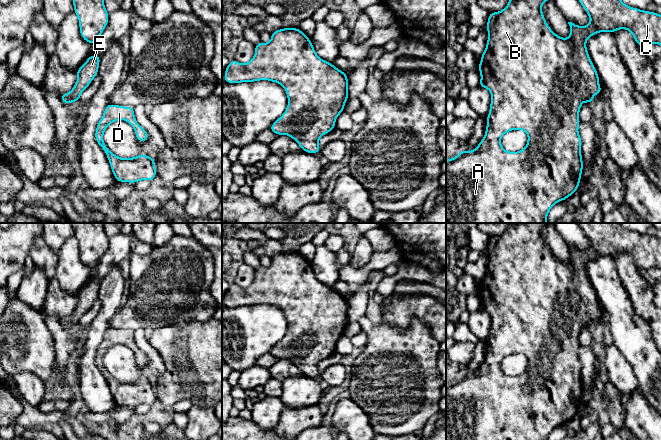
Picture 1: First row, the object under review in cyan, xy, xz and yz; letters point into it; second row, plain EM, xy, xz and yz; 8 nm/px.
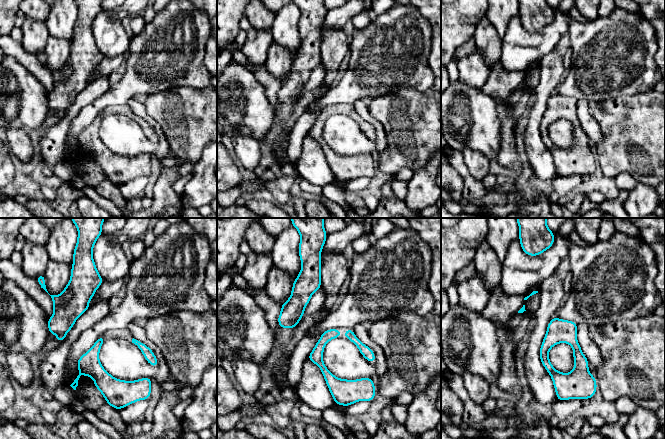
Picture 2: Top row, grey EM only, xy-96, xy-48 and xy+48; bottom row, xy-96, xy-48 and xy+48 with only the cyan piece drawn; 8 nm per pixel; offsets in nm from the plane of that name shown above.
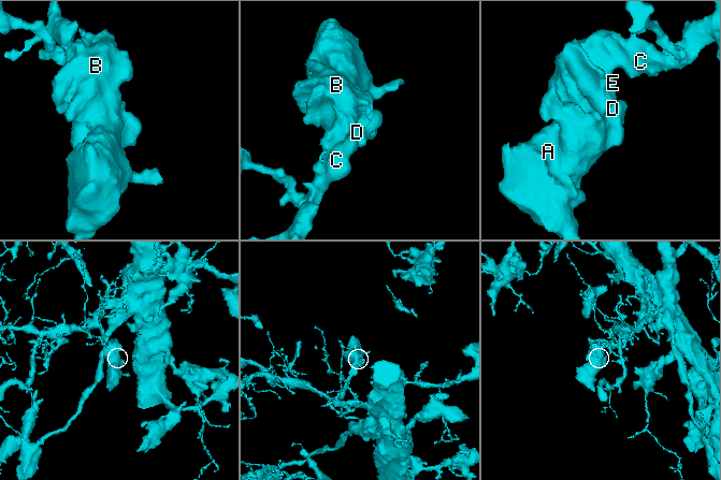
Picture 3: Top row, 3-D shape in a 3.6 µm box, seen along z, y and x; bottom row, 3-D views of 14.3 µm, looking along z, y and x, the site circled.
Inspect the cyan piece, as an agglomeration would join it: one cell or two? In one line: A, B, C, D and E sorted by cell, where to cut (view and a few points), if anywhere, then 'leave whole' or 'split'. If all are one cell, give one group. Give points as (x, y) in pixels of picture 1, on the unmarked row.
groups A B C D E; cut none; leave whole

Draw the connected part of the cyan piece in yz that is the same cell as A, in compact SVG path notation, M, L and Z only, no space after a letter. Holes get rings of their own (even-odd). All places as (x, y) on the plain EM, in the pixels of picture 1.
M510 223L503 234L489 237L486 248L488 264L486 272L481 279L481 286L478 289L481 299L479 311L487 312L491 317L485 360L473 375L461 374L456 381L446 383L446 440L547 440L554 428L566 424L579 412L583 395L582 364L578 356L579 348L581 347L579 343L580 331L583 326L588 326L592 329L593 320L599 319L602 315L598 306L600 302L587 275L586 266L588 262L599 256L610 256L613 258L616 254L626 253L631 256L639 271L650 268L661 269L661 239L630 231L620 223L577 223L589 239L590 247L586 250L578 250L572 246L568 246L570 261L562 262L555 258L547 249L542 237L542 228L547 224L553 225L553 223ZM518 353L526 356L528 360L527 369L518 376L506 375L501 369L501 361L509 355Z

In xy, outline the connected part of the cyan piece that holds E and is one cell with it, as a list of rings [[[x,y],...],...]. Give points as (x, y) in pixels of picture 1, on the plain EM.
[[[95,278],[91,279],[88,281],[86,286],[79,291],[76,296],[78,303],[74,311],[70,316],[60,320],[63,327],[69,328],[75,325],[80,325],[81,317],[91,308],[94,301],[98,299],[100,282],[101,280],[97,280]]]

